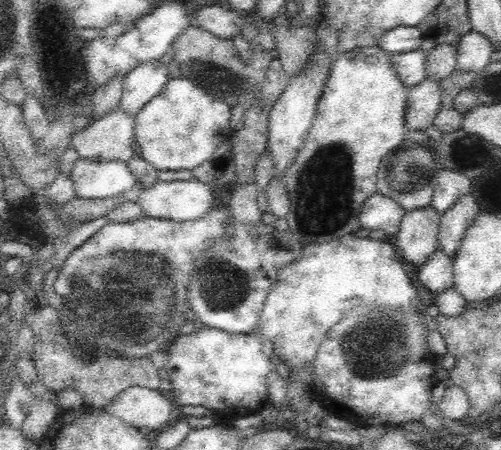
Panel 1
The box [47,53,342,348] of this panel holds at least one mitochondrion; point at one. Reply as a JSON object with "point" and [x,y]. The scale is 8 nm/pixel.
{"point":[221,287]}

